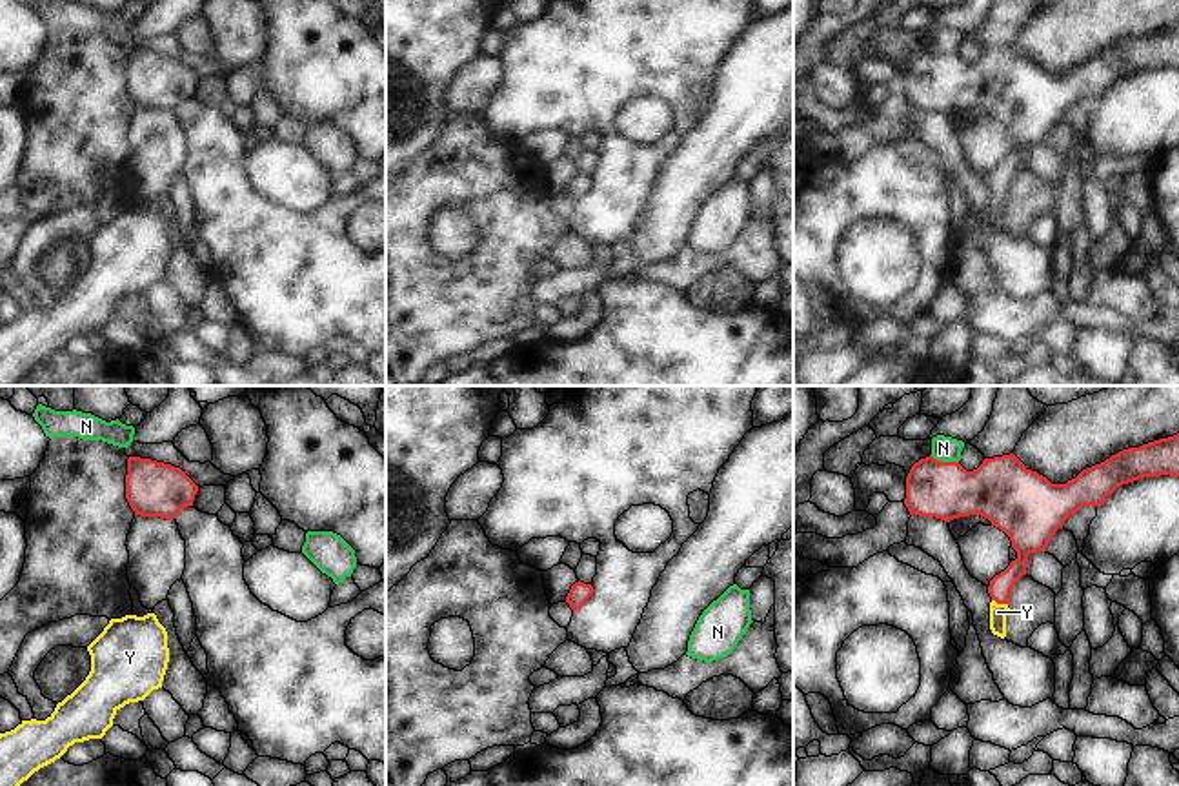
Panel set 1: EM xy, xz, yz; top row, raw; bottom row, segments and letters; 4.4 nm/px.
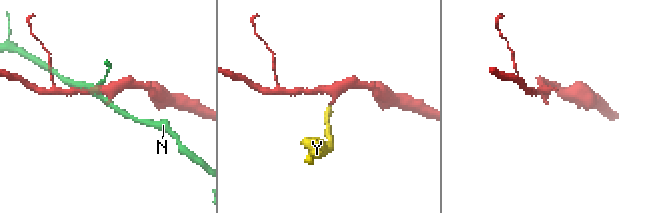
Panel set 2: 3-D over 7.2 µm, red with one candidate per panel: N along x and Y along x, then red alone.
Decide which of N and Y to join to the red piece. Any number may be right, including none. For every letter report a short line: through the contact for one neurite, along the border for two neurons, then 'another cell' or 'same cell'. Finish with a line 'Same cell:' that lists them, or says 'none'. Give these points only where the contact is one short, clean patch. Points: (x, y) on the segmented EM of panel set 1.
N: another cell
Y: line yz (1001, 584), (999, 603), (997, 612); same cell
Same cell: Y

